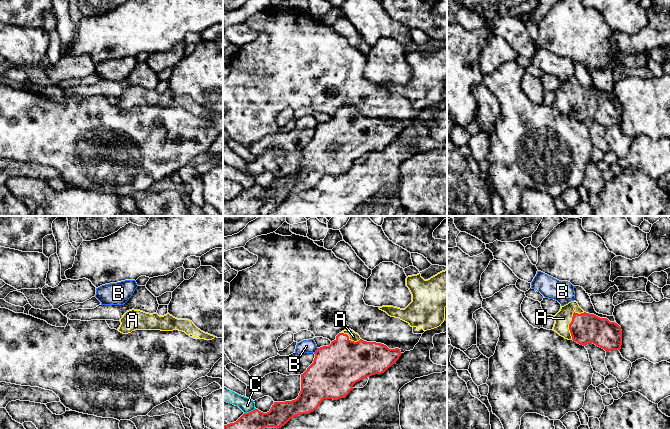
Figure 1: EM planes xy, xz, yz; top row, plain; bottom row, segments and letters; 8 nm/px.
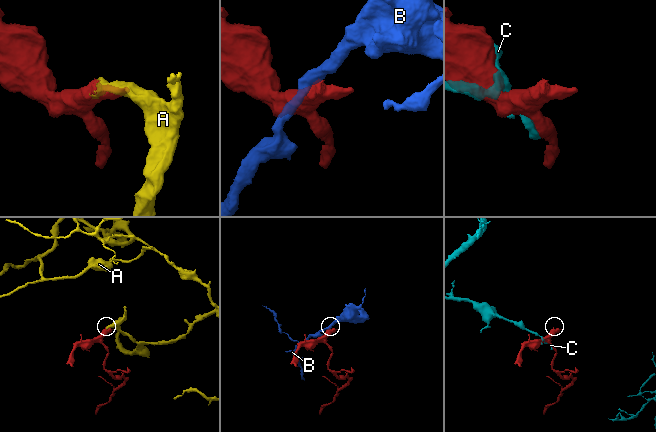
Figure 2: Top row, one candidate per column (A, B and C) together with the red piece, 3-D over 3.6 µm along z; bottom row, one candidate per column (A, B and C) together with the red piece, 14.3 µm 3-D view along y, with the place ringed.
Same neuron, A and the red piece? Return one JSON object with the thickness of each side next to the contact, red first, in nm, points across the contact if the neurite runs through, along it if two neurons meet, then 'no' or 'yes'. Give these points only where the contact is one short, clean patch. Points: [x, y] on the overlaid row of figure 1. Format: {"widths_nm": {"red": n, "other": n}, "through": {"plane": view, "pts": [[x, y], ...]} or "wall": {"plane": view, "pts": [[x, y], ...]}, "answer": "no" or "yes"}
{"widths_nm": {"red": 240, "other": 140}, "through": {"plane": "yz", "pts": [[585, 328], [570, 323], [563, 318]]}, "answer": "yes"}

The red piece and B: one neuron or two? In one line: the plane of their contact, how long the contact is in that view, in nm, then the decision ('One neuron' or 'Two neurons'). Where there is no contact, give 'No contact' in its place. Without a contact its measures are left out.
Touches red in xz. Shared border 60 nm. Two neurons

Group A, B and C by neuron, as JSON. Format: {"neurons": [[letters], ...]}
{"neurons": [["A"], ["B"], ["C"]]}

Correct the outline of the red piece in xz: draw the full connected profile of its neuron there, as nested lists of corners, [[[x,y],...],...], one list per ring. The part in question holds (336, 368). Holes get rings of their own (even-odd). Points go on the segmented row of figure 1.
[[[351,329],[342,331],[329,346],[316,350],[313,363],[301,374],[301,391],[292,401],[274,402],[267,413],[254,409],[244,413],[236,422],[223,426],[223,429],[263,429],[265,427],[284,426],[290,419],[309,414],[316,410],[324,399],[337,400],[345,398],[353,385],[363,378],[384,373],[401,356],[399,348],[389,349],[386,345],[376,342],[367,342]]]

